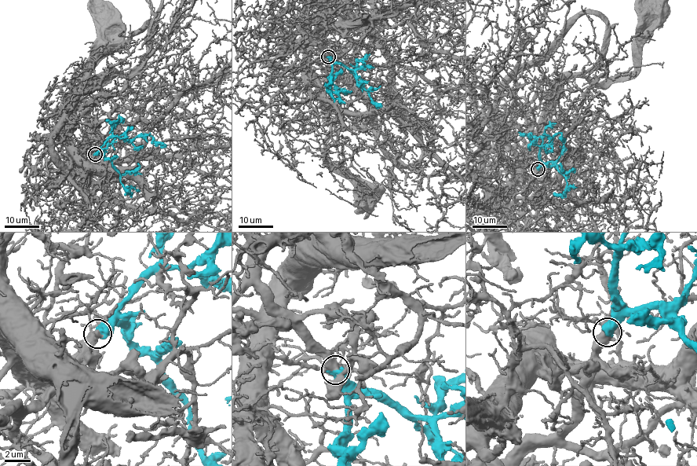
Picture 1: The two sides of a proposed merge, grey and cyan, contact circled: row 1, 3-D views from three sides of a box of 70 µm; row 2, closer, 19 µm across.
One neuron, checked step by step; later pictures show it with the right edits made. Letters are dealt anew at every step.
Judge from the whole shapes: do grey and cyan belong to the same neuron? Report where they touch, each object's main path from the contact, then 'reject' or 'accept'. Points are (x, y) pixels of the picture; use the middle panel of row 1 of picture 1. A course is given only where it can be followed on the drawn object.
place (328, 56); course grey (329, 56), (312, 49), (316, 35), (370, 112), (335, 130), (326, 160), (363, 194); course cyan (328, 56), (352, 70), (359, 86), (368, 93), (374, 102), (382, 106); accept

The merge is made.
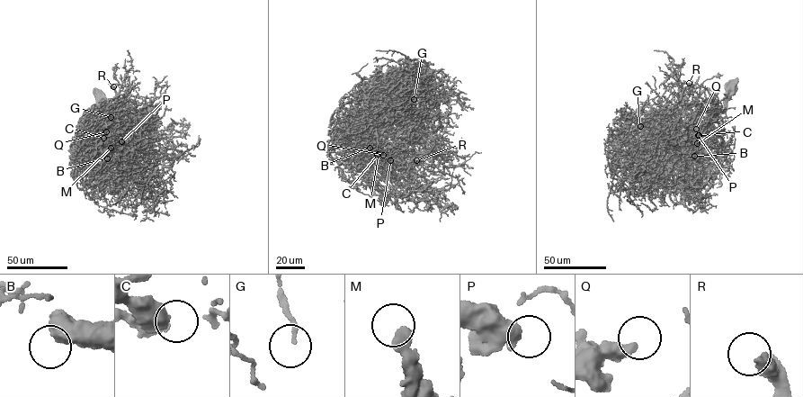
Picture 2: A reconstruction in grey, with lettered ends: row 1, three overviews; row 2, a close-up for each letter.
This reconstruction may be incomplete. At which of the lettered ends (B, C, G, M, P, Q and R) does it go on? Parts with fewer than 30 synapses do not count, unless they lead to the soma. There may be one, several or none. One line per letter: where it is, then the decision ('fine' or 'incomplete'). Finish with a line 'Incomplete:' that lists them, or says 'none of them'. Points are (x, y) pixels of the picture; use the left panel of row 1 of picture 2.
B: place (107, 158); fine
C: place (103, 138); fine
G: place (111, 117); incomplete
M: place (111, 148); fine
P: place (121, 141); fine
Q: place (106, 131); fine
R: place (113, 86); incomplete
Incomplete: G, R

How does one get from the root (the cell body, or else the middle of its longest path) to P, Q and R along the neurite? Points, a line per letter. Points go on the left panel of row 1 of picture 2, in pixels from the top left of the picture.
P: (101, 101), (89, 117), (102, 116), (90, 123), (86, 142), (89, 146), (111, 138), (121, 141)
Q: (101, 101), (96, 111), (89, 117), (91, 119), (102, 116), (90, 123), (86, 142), (89, 146), (106, 131)
R: (101, 101), (89, 117), (102, 116), (92, 122), (102, 123), (118, 105), (120, 98), (113, 86)

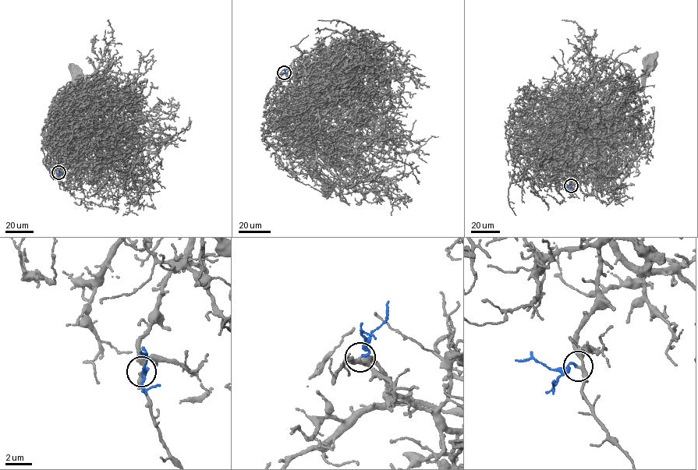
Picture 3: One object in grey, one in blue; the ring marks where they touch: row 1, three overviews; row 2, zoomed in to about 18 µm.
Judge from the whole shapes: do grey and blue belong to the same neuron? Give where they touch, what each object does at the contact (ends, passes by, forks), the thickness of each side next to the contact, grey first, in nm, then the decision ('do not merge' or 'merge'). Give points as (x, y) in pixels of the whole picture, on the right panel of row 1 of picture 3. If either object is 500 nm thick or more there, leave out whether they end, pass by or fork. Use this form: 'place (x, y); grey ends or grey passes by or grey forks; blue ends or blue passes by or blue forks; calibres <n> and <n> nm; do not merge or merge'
place (571, 185); grey passes by; blue ends; calibres 240 and 160 nm; merge

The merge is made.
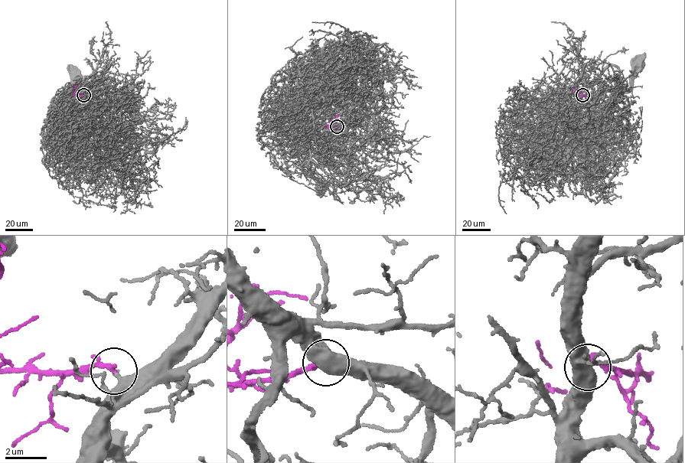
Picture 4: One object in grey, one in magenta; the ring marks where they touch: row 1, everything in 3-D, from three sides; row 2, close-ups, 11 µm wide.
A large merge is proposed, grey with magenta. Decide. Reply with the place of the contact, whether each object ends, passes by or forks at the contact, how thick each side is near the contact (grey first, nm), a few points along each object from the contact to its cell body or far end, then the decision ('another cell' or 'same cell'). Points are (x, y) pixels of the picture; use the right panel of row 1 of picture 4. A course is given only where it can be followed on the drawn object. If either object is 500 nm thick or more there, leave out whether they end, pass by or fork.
place (582, 95); grey ends; magenta ends; calibres 480 and 240 nm; course grey (582, 95), (577, 105), (582, 107), (589, 104), (606, 91), (624, 93), (630, 88), (631, 76), (636, 68); course magenta (582, 95), (586, 96), (571, 88); same cell

